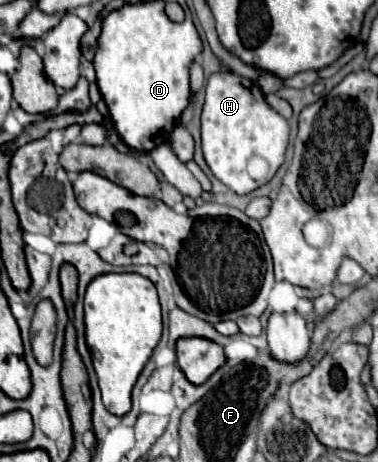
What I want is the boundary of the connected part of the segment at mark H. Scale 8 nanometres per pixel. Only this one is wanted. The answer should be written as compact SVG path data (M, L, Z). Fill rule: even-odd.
M219 71L213 73L207 81L205 105L201 113L201 139L203 156L211 173L237 195L247 195L265 185L283 165L289 143L289 125L277 111L267 105L261 87L255 81L243 79L237 73ZM253 155L265 157L269 163L269 173L263 181L253 179L247 171L247 163Z

